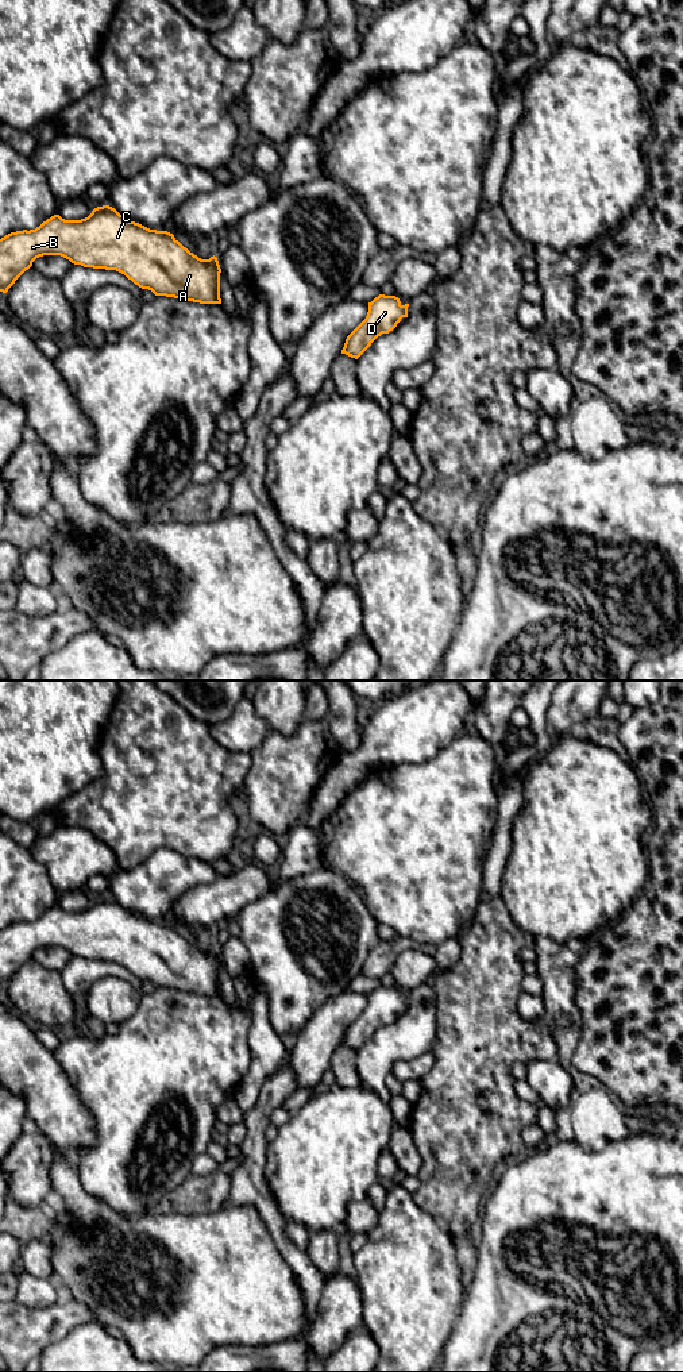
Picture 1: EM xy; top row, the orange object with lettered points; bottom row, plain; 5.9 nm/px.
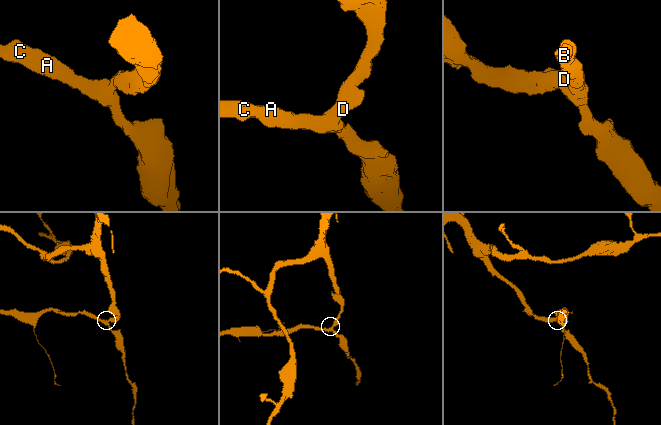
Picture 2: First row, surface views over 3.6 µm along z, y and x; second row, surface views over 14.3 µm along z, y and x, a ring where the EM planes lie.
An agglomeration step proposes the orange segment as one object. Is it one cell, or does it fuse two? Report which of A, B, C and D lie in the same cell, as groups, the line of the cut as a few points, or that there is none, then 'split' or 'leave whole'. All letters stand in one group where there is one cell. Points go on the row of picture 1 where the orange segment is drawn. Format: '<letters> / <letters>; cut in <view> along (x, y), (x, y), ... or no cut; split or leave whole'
A B C D; no cut; leave whole

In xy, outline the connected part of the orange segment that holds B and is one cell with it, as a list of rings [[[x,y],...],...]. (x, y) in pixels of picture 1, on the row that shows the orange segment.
[[[109,205],[97,207],[81,220],[54,215],[35,230],[23,230],[0,239],[0,292],[7,293],[15,281],[43,255],[61,255],[84,267],[116,270],[155,296],[174,297],[200,304],[221,304],[220,265],[213,255],[201,259],[184,247],[173,234],[150,230],[130,221]]]

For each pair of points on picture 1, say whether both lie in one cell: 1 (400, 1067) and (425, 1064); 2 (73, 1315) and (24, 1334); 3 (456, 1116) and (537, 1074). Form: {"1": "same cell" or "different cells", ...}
{"1": "same cell", "2": "same cell", "3": "different cells"}

